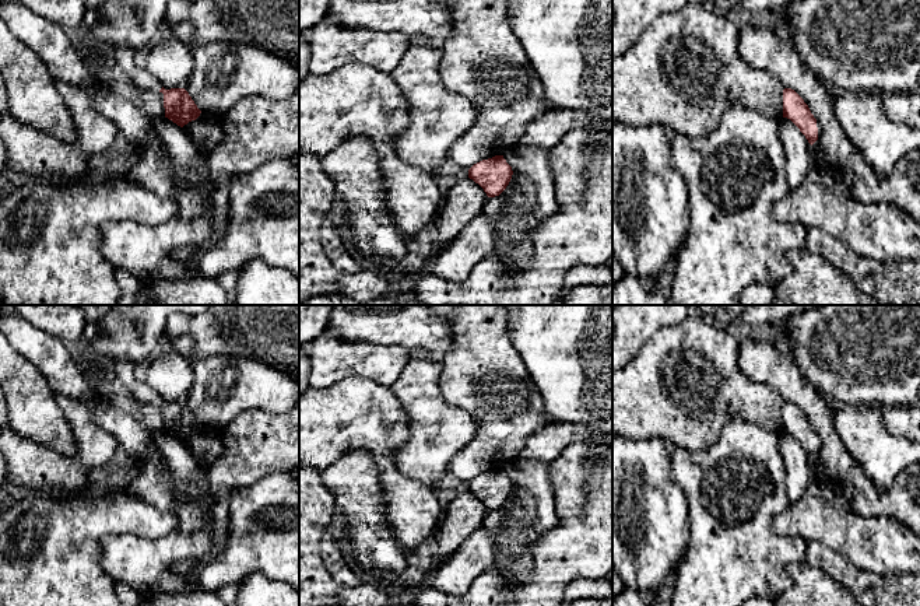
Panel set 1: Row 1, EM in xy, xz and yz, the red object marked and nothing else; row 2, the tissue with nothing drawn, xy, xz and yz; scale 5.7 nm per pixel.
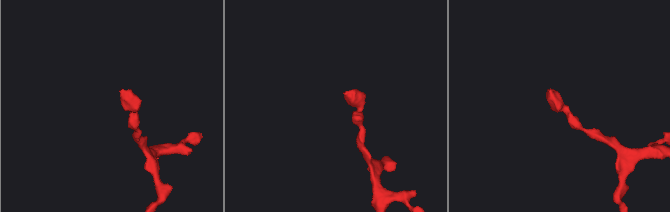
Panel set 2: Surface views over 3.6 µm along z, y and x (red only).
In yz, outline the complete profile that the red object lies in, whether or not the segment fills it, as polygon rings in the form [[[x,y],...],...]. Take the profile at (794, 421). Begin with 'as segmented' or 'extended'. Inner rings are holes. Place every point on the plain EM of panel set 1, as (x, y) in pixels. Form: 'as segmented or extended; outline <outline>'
as segmented; outline [[[791,402],[783,403],[783,431],[790,432],[811,459],[818,453],[817,432],[804,413]]]

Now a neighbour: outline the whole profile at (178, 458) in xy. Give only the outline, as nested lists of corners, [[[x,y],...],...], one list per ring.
[[[168,431],[154,434],[159,458],[171,473],[171,481],[178,486],[196,486],[200,481],[197,459],[192,451]]]

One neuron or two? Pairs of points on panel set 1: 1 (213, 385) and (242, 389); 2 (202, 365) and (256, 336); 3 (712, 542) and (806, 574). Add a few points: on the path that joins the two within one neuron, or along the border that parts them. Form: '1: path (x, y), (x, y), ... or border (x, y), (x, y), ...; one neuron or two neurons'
1: path (220, 385), (235, 386); one neuron
2: border (192, 340), (197, 356), (246, 356), (253, 360); two neurons
3: border (804, 560), (787, 567), (792, 585), (785, 591); two neurons

